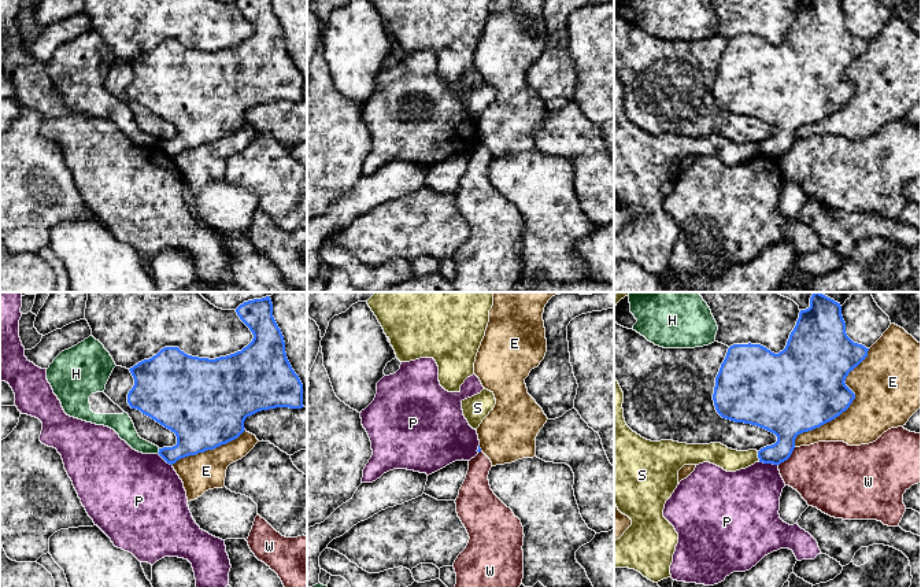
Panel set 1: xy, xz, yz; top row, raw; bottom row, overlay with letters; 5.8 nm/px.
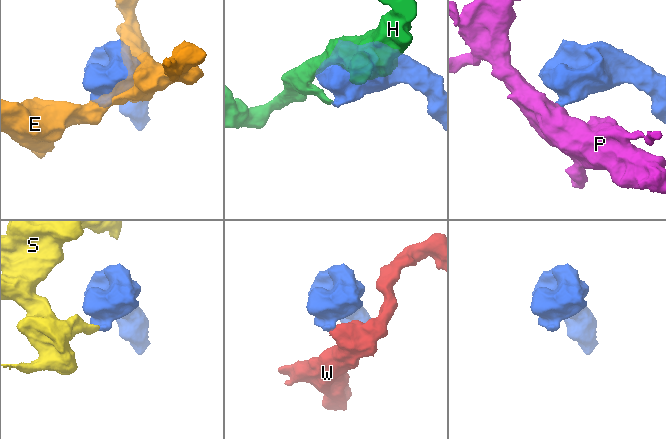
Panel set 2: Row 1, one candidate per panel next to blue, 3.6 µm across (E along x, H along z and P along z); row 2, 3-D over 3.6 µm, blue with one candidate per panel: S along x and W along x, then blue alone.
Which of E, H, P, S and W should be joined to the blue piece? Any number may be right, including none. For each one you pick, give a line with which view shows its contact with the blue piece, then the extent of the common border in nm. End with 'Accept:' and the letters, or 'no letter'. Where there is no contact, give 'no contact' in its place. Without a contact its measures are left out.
Accept: no letter

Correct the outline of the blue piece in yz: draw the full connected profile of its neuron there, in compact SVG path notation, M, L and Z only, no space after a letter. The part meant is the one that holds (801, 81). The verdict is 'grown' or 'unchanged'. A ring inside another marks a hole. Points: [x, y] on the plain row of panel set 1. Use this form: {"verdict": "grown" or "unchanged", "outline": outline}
{"verdict": "unchanged", "outline": "M842 0L800 3L785 41L778 47L751 36L728 41L715 70L715 103L722 111L774 126L777 134L761 141L758 151L763 156L780 158L791 149L798 128L820 121L850 100L855 86L844 74L868 49L868 44L869 41L847 29Z"}

